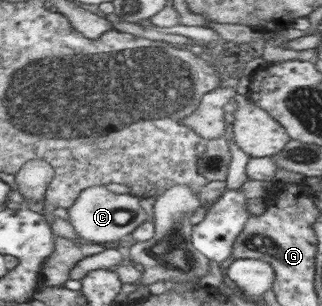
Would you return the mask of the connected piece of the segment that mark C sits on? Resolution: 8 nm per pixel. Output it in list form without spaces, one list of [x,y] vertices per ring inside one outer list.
[[[105,185],[87,188],[68,210],[68,221],[79,236],[91,243],[119,242],[123,236],[132,232],[143,222],[149,220],[141,207],[141,200],[132,192],[117,194],[107,190]]]

